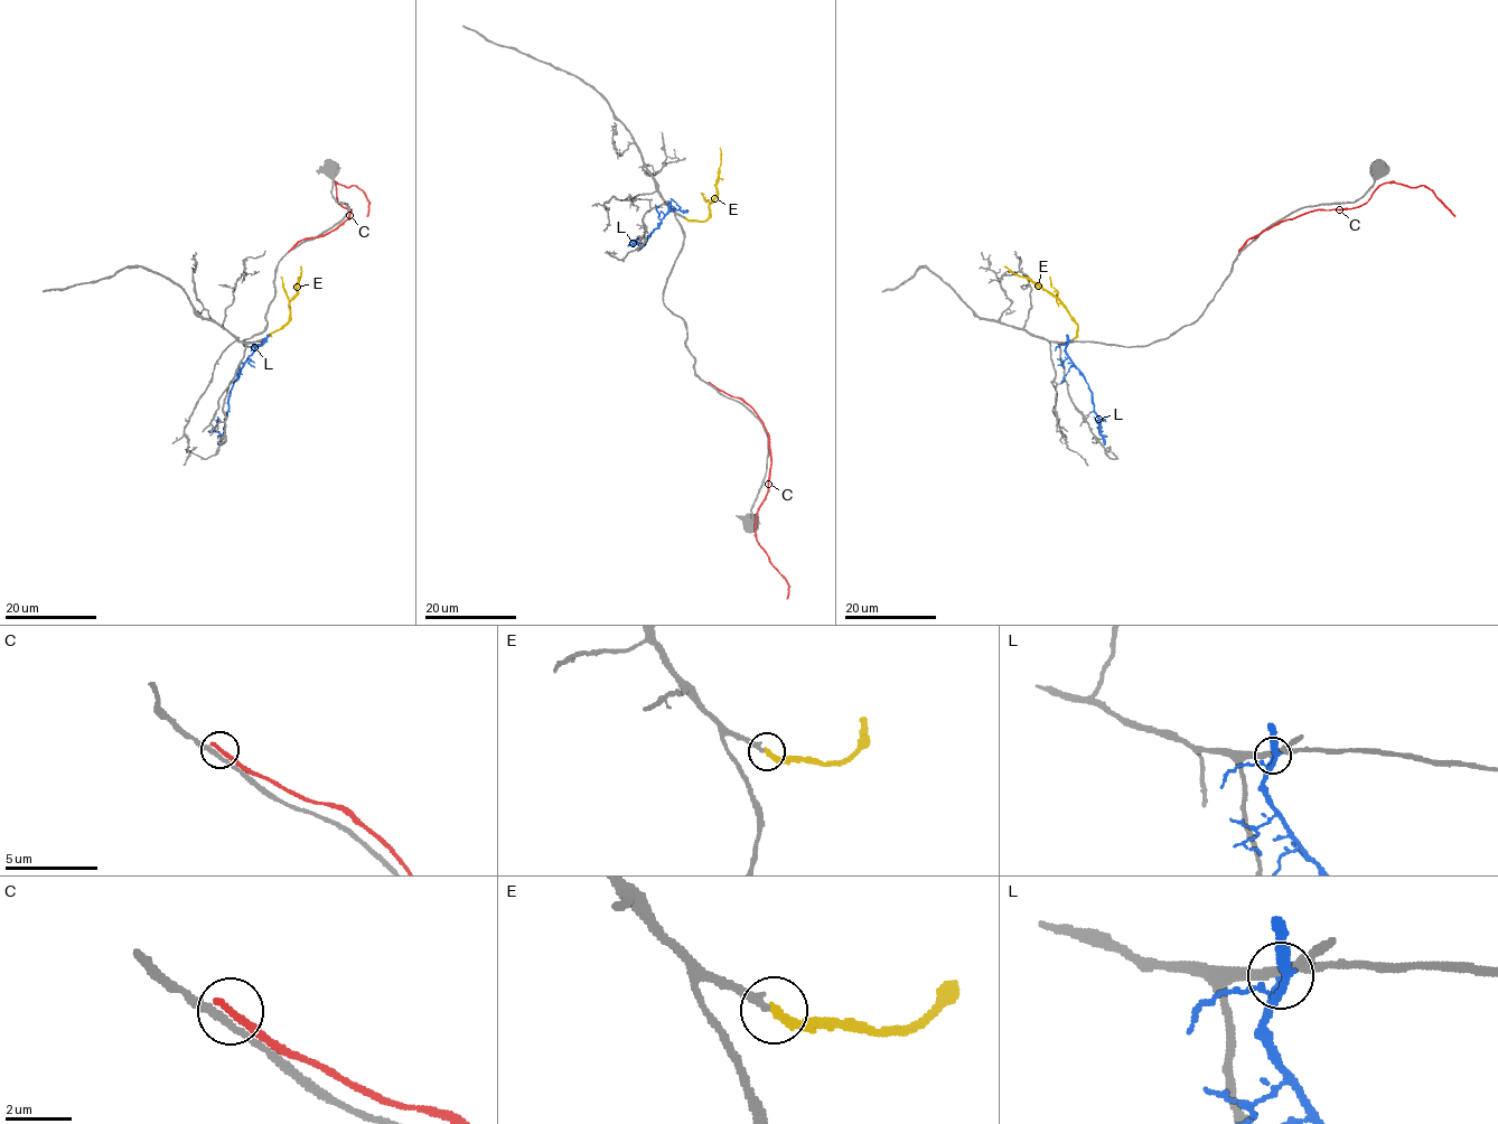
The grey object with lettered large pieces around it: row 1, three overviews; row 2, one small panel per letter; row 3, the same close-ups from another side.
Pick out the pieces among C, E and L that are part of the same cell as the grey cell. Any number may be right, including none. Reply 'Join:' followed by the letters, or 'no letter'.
Join: E

